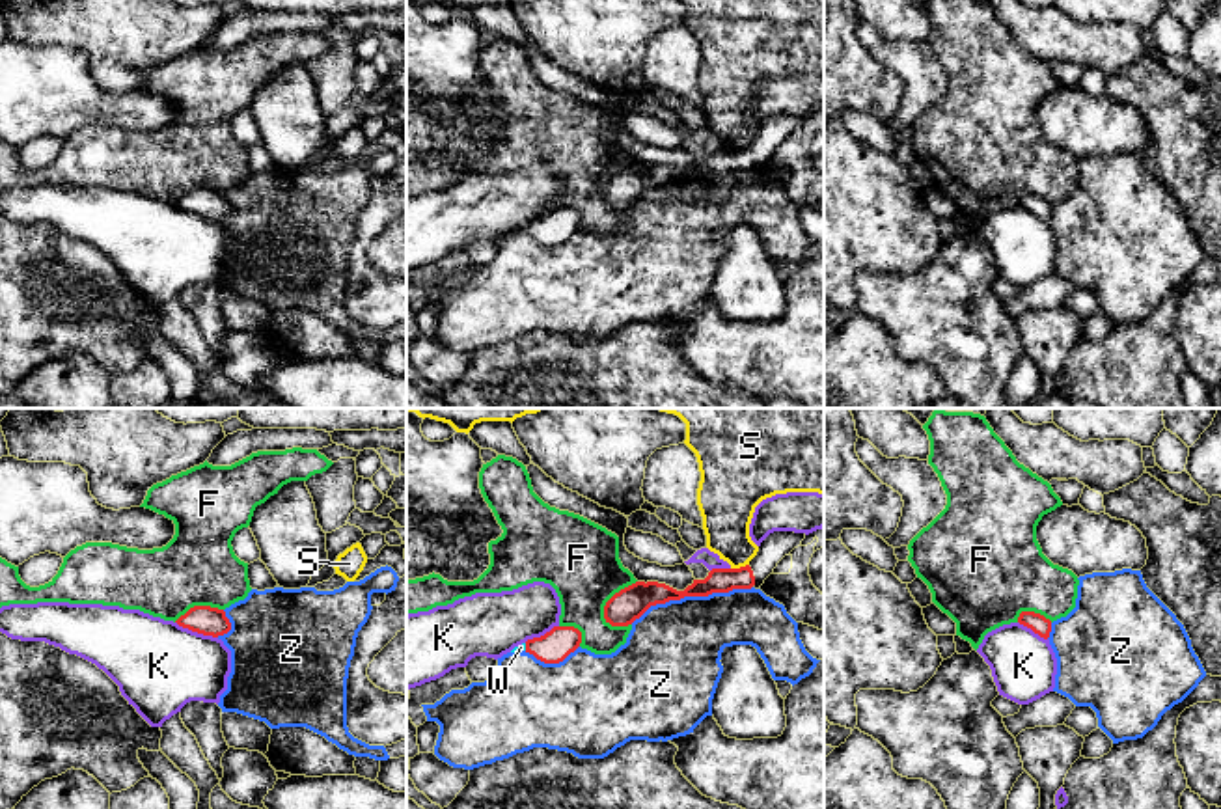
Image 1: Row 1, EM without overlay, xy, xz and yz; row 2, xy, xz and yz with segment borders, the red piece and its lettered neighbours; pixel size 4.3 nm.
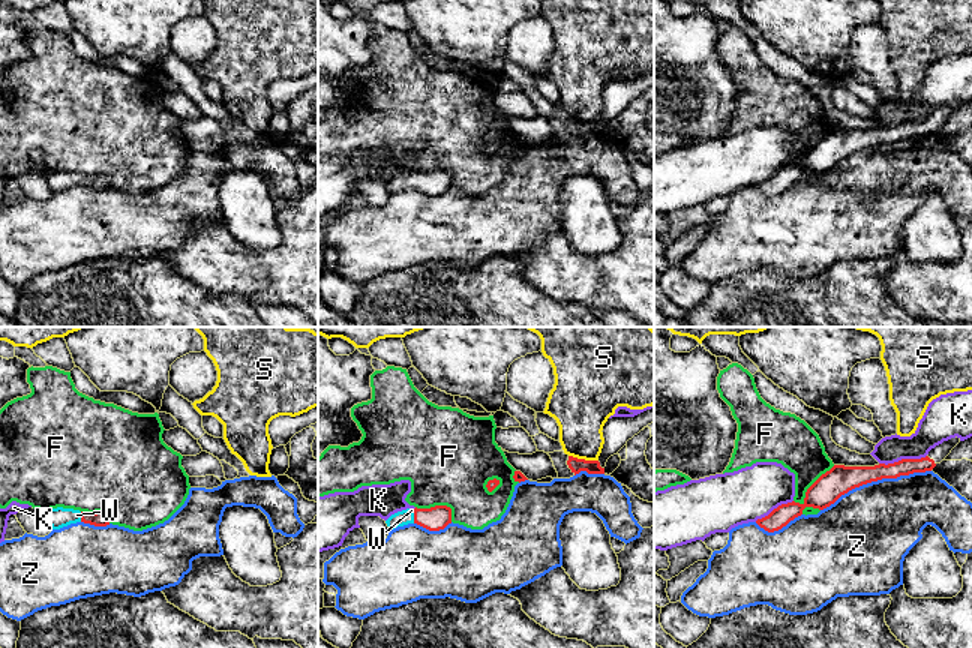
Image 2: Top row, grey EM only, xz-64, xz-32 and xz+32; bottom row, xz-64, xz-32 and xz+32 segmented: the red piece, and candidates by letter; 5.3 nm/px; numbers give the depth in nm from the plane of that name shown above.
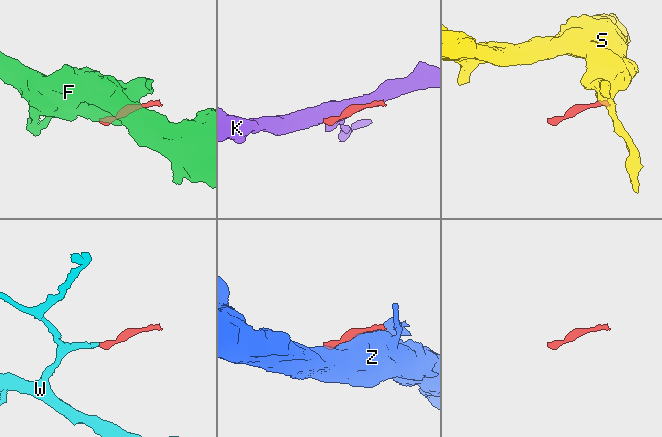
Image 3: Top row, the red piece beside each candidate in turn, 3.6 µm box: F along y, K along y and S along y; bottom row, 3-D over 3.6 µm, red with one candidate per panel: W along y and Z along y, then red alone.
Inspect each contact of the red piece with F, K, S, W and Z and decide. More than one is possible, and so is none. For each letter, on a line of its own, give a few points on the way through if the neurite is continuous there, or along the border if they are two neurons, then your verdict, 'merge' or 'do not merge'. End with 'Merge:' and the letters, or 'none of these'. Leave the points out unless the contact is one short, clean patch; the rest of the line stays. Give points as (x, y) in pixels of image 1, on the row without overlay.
F: do not merge
K: do not merge
S: border along xz (748, 146), (731, 151); do not merge
W: runs through xz (552, 230), (526, 230), (521, 230); merge
Z: do not merge
Merge: W

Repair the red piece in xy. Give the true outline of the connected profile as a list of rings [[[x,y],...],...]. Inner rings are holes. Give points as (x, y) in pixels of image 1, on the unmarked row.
[[[194,188],[175,205],[183,211],[213,220],[224,218],[231,213],[226,194],[211,188]]]

